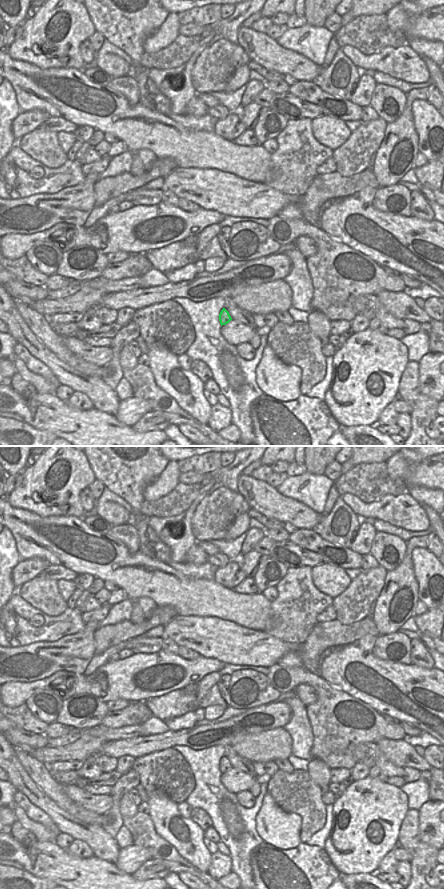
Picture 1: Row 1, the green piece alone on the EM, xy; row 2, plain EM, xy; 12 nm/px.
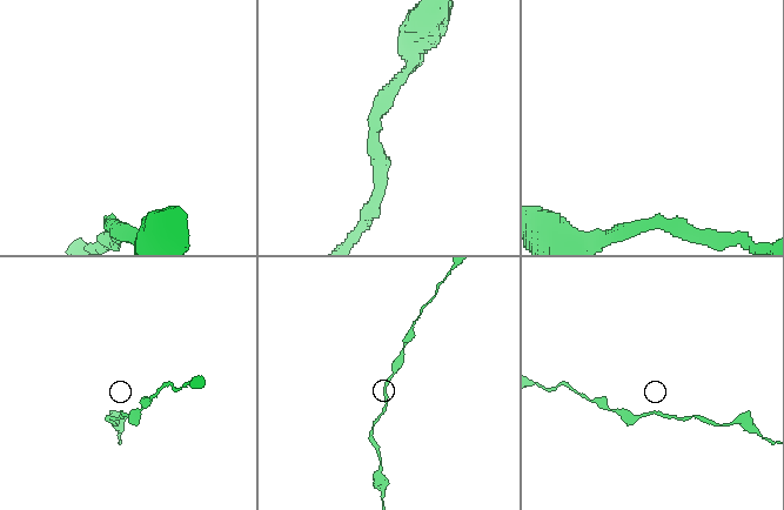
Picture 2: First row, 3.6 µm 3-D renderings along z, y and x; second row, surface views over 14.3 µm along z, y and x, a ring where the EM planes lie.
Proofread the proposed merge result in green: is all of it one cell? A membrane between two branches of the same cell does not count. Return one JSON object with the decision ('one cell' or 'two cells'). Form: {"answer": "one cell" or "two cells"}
{"answer": "one cell"}

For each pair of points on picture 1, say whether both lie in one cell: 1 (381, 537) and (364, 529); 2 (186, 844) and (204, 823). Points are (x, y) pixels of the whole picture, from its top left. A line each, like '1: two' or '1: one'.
1: two
2: two

